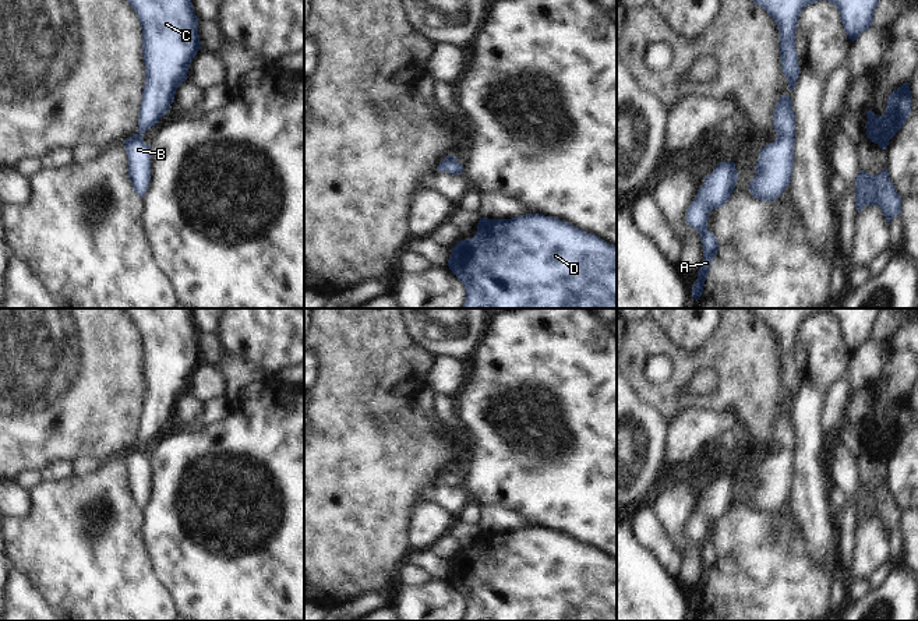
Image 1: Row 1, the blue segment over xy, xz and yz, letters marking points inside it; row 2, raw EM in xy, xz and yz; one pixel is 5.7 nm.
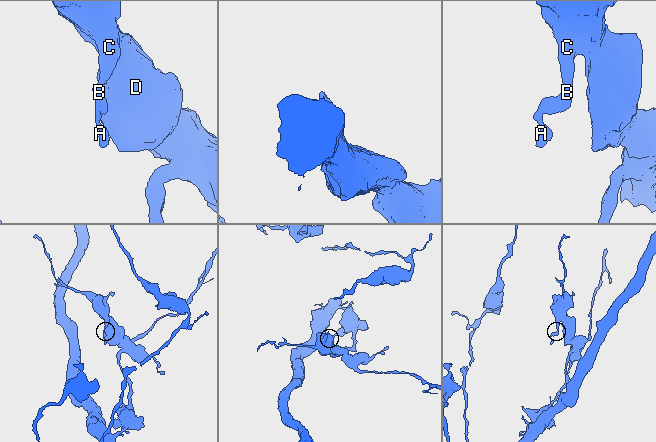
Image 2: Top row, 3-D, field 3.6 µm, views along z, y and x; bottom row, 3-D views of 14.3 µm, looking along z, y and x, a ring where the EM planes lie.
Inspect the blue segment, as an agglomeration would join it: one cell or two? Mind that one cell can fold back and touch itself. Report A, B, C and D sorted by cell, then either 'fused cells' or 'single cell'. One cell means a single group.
A B C D; single cell

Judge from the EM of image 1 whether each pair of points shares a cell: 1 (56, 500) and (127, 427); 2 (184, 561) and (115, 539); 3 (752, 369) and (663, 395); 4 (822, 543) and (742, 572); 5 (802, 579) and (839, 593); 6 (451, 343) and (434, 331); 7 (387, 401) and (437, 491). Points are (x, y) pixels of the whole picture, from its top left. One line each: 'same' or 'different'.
1: different
2: different
3: same
4: different
5: different
6: same
7: different

